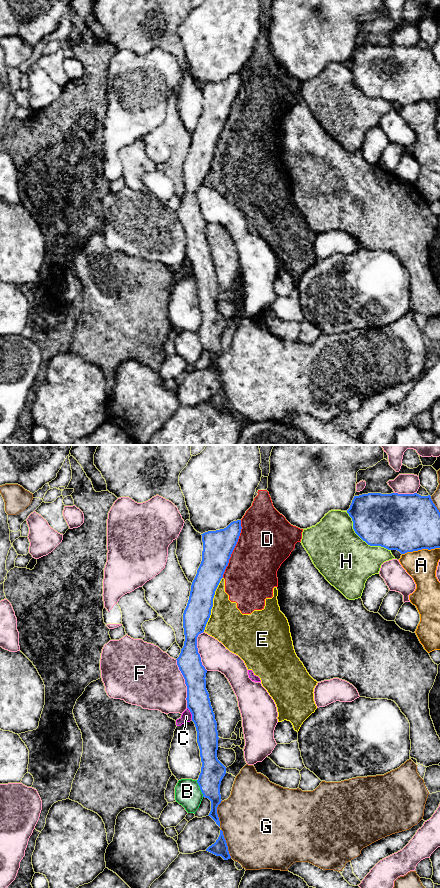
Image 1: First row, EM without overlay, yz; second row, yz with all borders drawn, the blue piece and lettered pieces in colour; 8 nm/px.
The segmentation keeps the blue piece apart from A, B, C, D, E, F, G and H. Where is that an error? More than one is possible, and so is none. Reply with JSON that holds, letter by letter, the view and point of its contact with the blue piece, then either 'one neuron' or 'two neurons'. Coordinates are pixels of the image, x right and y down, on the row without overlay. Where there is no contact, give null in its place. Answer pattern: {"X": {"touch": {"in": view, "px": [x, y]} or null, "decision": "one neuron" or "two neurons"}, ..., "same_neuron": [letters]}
{"A": {"touch": {"in": "yz", "px": [420, 101]}, "decision": "two neurons"}, "B": {"touch": {"in": "yz", "px": [200, 340]}, "decision": "two neurons"}, "C": {"touch": {"in": "yz", "px": [191, 265]}, "decision": "two neurons"}, "D": {"touch": {"in": "yz", "px": [233, 101]}, "decision": "two neurons"}, "E": {"touch": {"in": "yz", "px": [212, 156]}, "decision": "two neurons"}, "F": {"touch": {"in": "yz", "px": [185, 235]}, "decision": "two neurons"}, "G": {"touch": {"in": "yz", "px": [226, 395]}, "decision": "two neurons"}, "H": {"touch": {"in": "yz", "px": [362, 91]}, "decision": "two neurons"}, "same_neuron": []}

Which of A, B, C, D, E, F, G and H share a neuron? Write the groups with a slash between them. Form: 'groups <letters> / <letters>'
groups A / B / C D E / F / G / H

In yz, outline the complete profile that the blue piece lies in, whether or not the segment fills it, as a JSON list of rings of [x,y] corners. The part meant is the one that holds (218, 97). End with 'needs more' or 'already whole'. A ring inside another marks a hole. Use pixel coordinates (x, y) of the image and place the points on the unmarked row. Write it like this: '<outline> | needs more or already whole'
[[[241,72],[226,80],[202,87],[202,113],[192,134],[187,158],[183,165],[185,193],[177,212],[187,238],[187,260],[197,283],[202,314],[197,332],[203,349],[211,353],[210,368],[220,379],[217,359],[221,355],[220,337],[226,319],[218,312],[218,283],[215,266],[206,241],[207,222],[202,217],[197,189],[203,185],[211,167],[215,143],[223,130],[231,106],[241,85]]] | already whole

